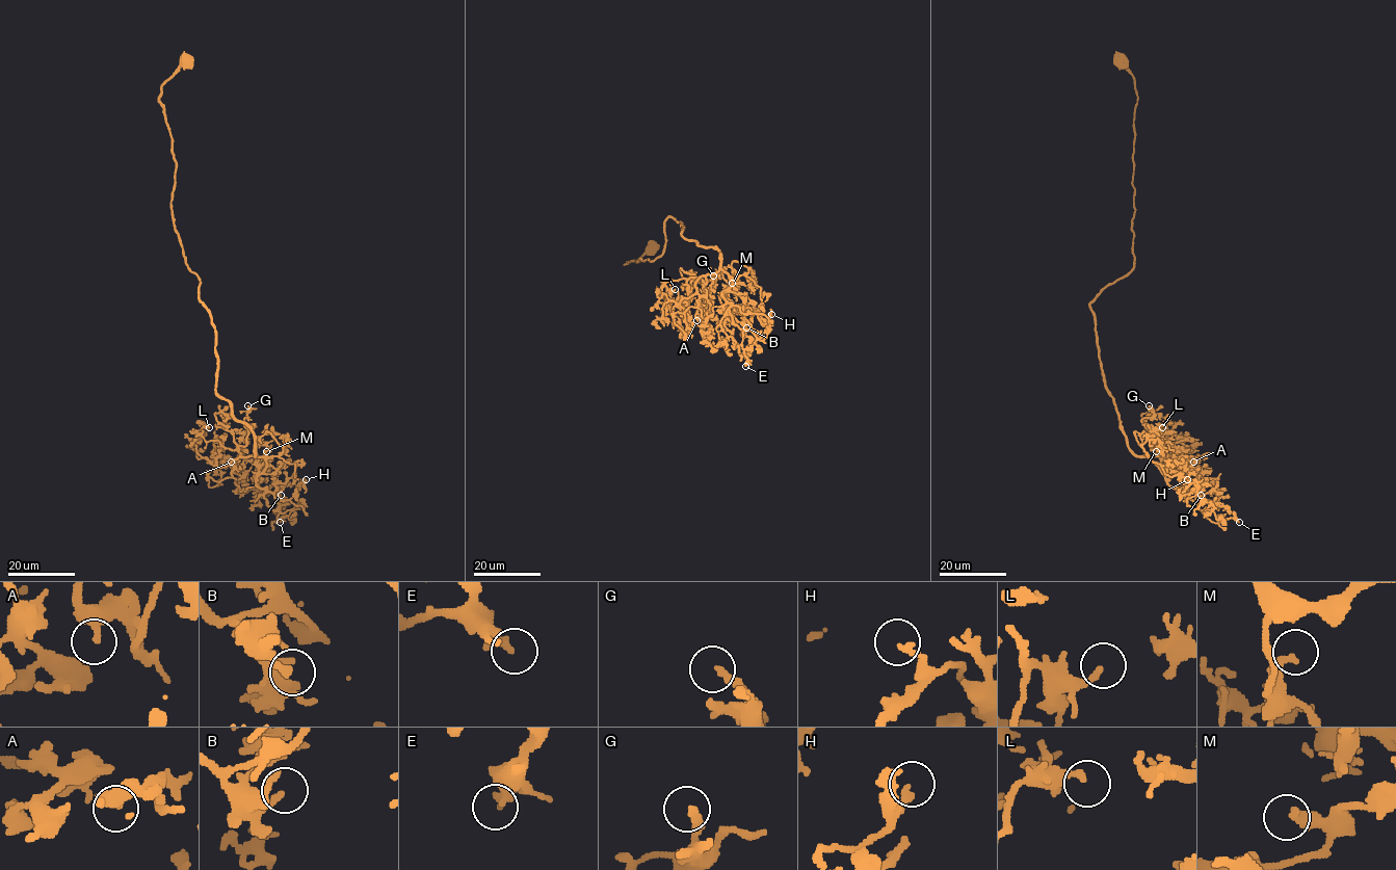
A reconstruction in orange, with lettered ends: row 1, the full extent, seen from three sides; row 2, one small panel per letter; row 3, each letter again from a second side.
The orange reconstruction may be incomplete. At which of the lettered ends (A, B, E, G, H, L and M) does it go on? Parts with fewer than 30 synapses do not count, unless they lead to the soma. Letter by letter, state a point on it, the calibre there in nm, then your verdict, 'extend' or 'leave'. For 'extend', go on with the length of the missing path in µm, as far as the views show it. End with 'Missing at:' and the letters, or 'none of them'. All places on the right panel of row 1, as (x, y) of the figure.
A: place (1193, 462); calibre 320 nm; leave
B: place (1201, 495); calibre 200 nm; leave
E: place (1239, 522); calibre 280 nm; leave
G: place (1149, 405); calibre 200 nm; leave
H: place (1187, 479); calibre 190 nm; leave
L: place (1162, 427); calibre 200 nm; leave
M: place (1156, 451); calibre 280 nm; leave
Missing at: none of them

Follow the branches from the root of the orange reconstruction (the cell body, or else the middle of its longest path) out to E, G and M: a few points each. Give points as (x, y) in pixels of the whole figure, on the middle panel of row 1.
E: (652, 247), (625, 264), (662, 253), (670, 216), (719, 253), (745, 366)
G: (652, 247), (625, 264), (662, 253), (670, 216), (719, 253), (704, 283), (713, 275)
M: (652, 247), (625, 264), (662, 253), (670, 216), (684, 237), (719, 253), (732, 283)

